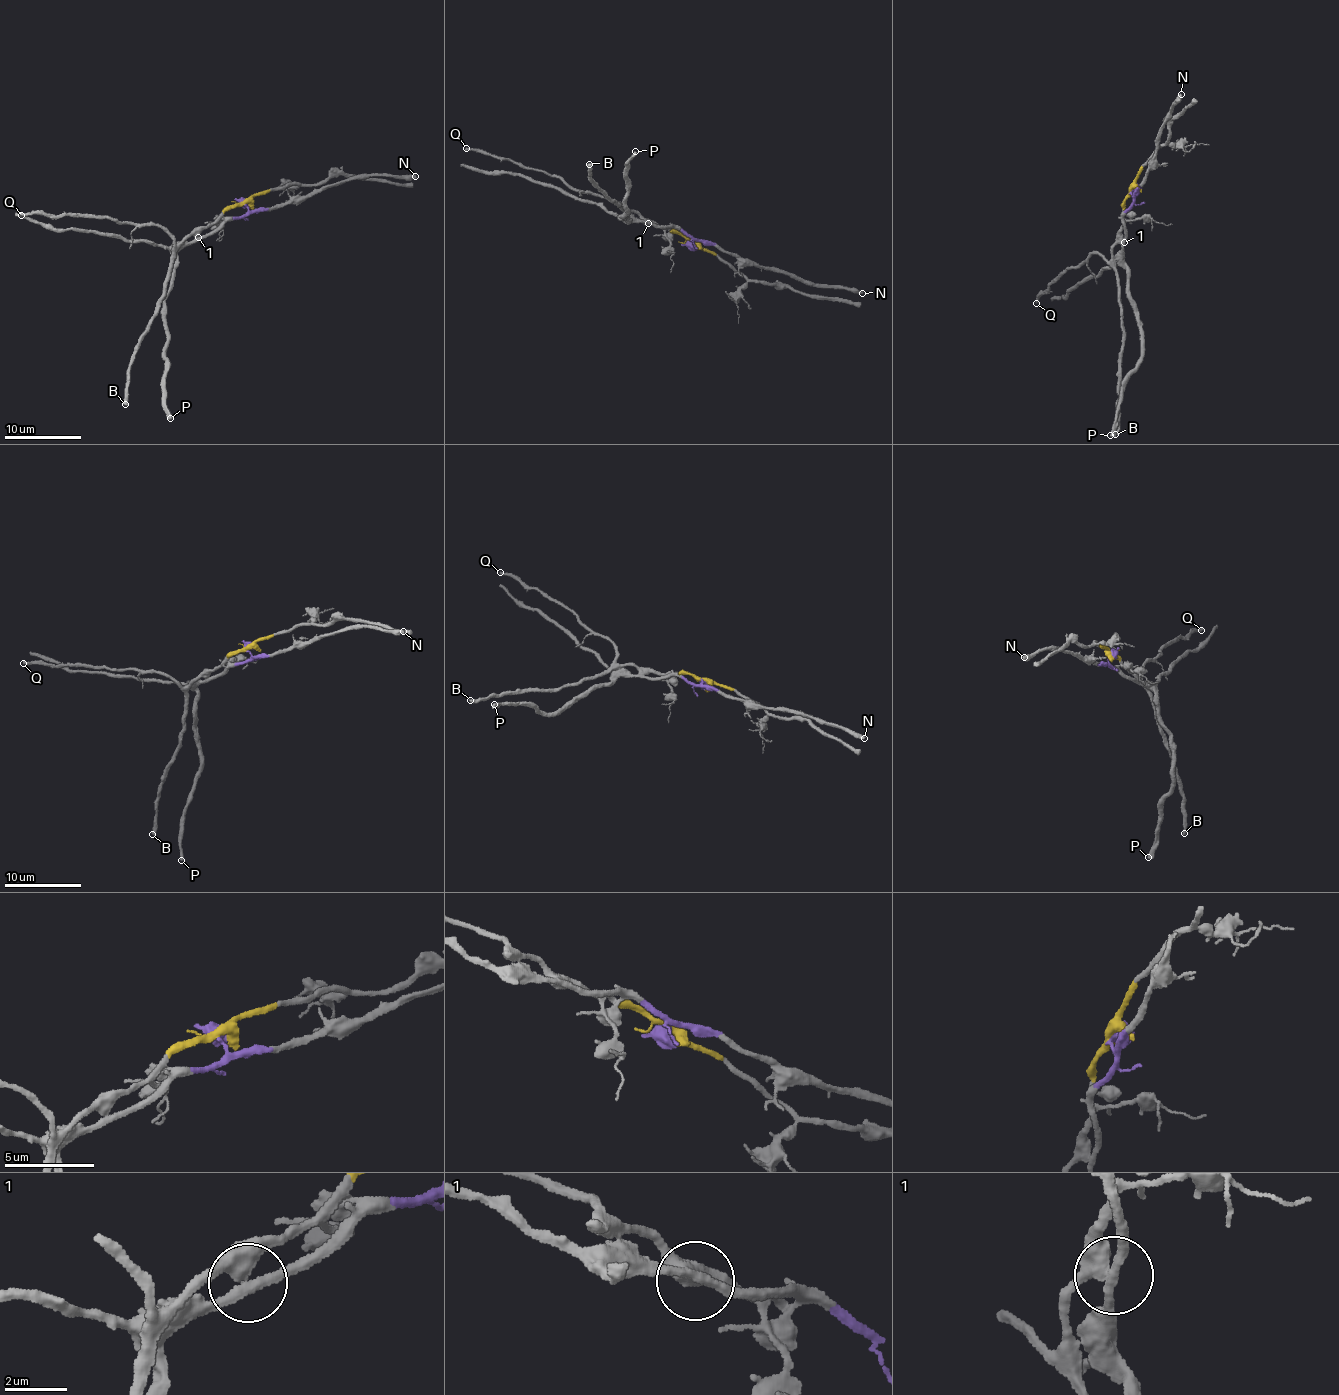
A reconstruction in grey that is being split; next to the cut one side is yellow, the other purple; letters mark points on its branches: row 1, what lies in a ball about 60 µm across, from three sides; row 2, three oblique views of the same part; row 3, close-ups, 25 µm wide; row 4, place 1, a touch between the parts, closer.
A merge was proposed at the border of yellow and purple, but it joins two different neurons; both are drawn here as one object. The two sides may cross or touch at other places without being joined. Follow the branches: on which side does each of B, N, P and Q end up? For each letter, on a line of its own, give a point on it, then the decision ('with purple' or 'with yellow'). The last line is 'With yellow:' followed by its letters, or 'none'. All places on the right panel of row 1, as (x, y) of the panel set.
B: place (1115, 434); with yellow
N: place (1181, 94); with purple
P: place (1110, 435); with purple
Q: place (1036, 303); with yellow
With yellow: B, Q

